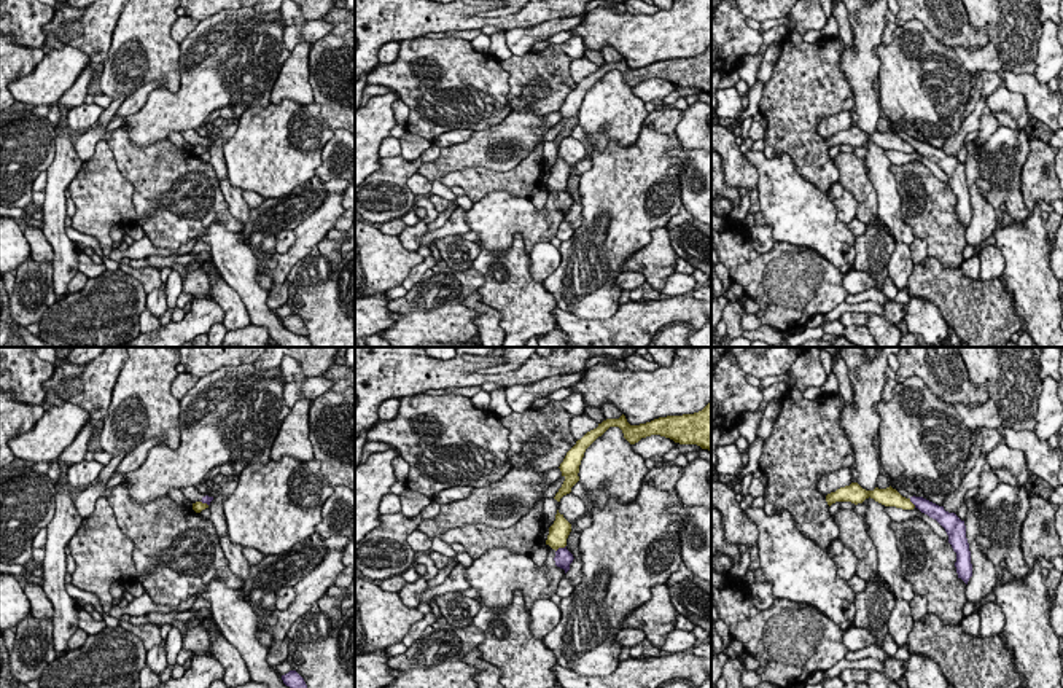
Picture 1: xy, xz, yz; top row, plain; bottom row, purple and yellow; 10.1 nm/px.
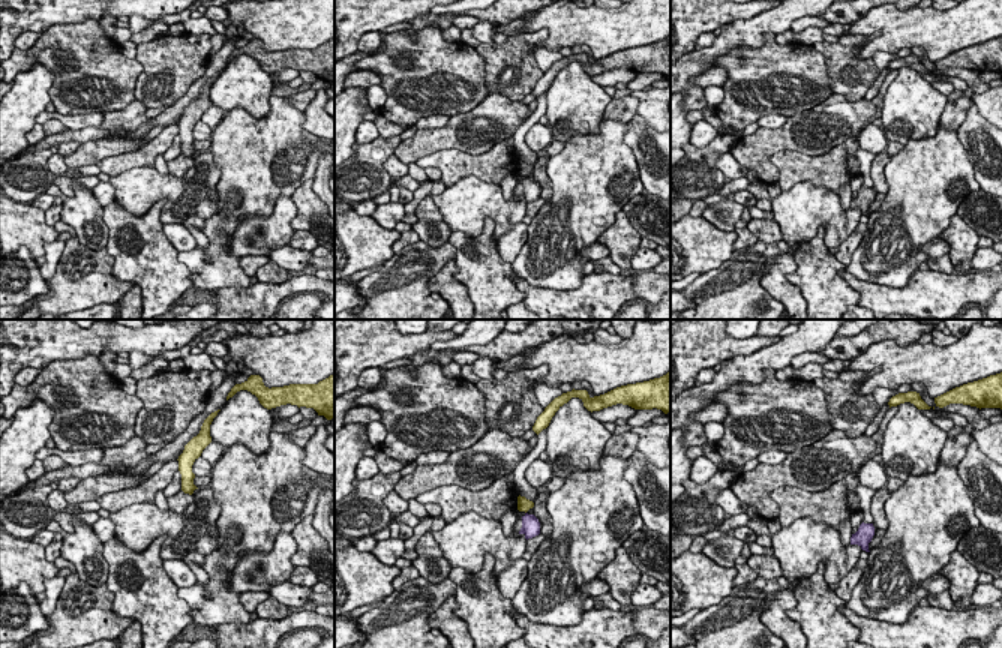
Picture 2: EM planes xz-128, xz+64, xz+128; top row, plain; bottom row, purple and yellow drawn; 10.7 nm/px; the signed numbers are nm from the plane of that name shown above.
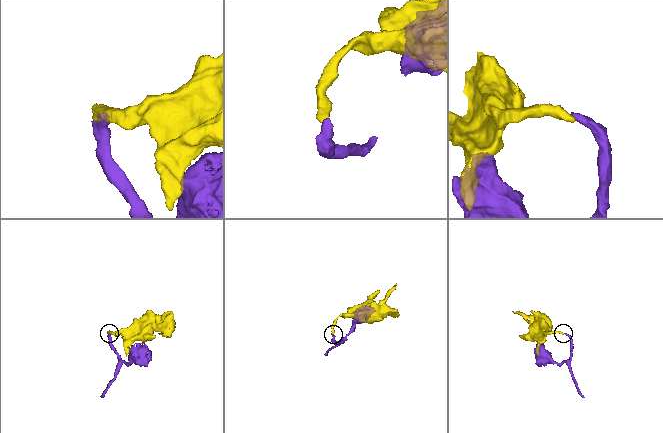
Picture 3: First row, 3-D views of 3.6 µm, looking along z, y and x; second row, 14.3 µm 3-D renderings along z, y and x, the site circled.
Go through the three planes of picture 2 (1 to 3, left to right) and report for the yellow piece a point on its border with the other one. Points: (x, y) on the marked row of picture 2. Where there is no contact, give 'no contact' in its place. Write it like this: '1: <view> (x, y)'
1: no contact
2: no contact
3: no contact

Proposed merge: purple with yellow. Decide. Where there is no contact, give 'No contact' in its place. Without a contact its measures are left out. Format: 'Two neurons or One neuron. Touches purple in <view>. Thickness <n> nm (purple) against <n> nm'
Two neurons. Touches purple in xz. Thickness 180 nm (purple) against 200 nm

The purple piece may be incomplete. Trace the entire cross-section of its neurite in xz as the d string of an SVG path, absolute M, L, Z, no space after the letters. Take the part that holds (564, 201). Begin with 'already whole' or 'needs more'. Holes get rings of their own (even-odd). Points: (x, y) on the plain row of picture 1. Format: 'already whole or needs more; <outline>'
needs more; M546 188L547 191L547 201L544 209L547 210L560 210L565 213L565 217L570 213L570 207L573 205L573 197L565 191L559 191L557 194L552 193L549 188Z

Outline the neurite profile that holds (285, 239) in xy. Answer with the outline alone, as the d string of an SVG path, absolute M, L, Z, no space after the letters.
M286 229L275 234L275 252L286 253L288 248L294 244L294 240L296 240L294 229Z

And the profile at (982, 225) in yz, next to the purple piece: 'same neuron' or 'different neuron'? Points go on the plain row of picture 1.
different neuron

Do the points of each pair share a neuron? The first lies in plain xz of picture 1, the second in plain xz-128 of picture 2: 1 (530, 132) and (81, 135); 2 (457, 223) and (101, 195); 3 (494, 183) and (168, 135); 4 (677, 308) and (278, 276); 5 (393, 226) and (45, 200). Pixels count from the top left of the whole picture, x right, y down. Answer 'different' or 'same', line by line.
1: different
2: same
3: same
4: different
5: same

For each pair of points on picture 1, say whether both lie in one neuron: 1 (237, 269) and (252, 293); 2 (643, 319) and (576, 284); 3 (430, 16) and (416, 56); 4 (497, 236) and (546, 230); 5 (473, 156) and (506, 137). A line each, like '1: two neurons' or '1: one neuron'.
1: one neuron
2: two neurons
3: two neurons
4: one neuron
5: one neuron

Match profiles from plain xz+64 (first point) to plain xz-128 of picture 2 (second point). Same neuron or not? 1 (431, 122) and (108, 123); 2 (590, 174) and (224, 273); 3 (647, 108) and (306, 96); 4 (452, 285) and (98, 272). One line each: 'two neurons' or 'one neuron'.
1: two neurons
2: one neuron
3: two neurons
4: two neurons

